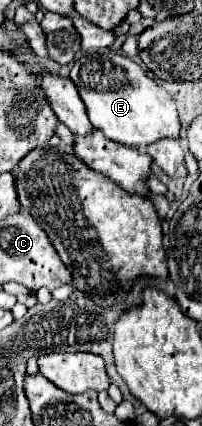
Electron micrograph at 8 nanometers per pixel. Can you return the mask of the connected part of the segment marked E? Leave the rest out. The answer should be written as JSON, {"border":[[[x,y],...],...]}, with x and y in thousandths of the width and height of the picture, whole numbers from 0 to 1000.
{"border":[[[540,115],[421,124],[361,143],[342,181],[401,218],[450,293],[500,303],[550,331],[629,345],[728,345],[777,326],[886,322],[896,284],[856,228],[738,185],[658,138]]]}

